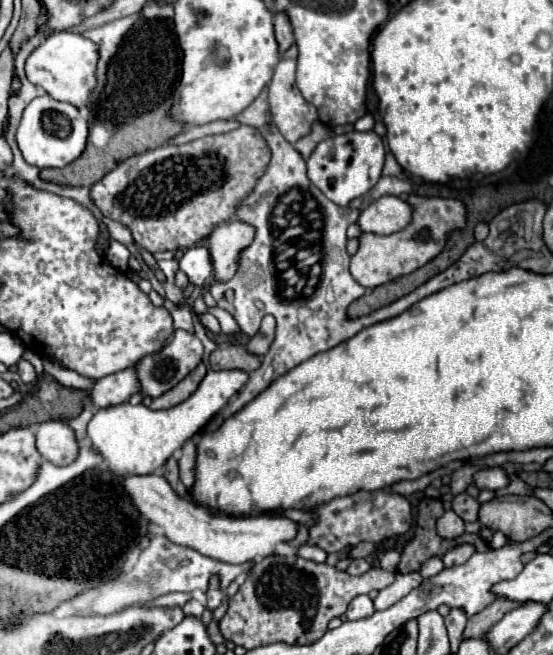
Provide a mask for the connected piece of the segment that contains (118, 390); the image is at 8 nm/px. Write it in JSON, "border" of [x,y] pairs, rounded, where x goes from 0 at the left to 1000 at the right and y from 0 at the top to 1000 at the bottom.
{"border":[[[237,559],[237,562],[226,562],[219,568],[183,577],[165,595],[165,611],[172,620],[193,623],[193,620],[230,614],[251,595],[255,595],[251,577],[244,574],[244,562]]]}

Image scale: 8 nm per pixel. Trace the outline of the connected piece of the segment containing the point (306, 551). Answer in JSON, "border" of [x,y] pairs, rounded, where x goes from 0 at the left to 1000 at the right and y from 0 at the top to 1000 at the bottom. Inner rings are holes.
{"border":[[[548,831],[548,834],[533,837],[533,846],[544,852],[555,852],[555,855],[566,855],[566,858],[588,858],[588,852],[591,852],[591,843],[584,843],[584,837],[577,837],[570,831]]]}

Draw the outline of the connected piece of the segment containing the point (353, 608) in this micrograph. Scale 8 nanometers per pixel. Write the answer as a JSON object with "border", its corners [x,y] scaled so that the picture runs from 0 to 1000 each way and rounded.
{"border":[[[653,907],[653,910],[642,910],[627,928],[627,944],[631,947],[649,947],[649,944],[664,944],[678,934],[678,925],[675,925],[675,916],[664,910],[664,907]]]}

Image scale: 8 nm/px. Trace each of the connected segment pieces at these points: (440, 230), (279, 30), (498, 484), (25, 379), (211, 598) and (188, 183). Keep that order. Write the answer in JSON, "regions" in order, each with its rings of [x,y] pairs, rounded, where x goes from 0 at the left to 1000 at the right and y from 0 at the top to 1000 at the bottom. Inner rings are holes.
{"regions":[[[[743,296],[736,302],[747,318],[750,330],[747,339],[703,360],[685,357],[656,357],[646,388],[635,394],[635,421],[660,440],[682,440],[689,434],[700,434],[707,427],[718,427],[722,421],[736,418],[736,406],[743,400],[772,403],[783,397],[805,376],[805,363],[816,351],[826,345],[841,345],[841,315],[830,305],[819,302],[761,302]]],[[[501,18],[497,21],[497,55],[501,55],[501,64],[505,64],[505,73],[508,79],[515,79],[526,67],[530,67],[530,43],[526,43],[526,34],[519,31],[519,21],[515,18]]],[[[873,715],[859,724],[859,739],[866,748],[902,748],[920,739],[920,730],[913,724],[913,715]]],[[[34,550],[31,562],[34,562],[31,568],[34,568],[34,574],[38,574],[38,583],[42,583],[42,586],[56,586],[60,580],[67,580],[67,571],[63,571],[60,559],[56,559],[49,550]]],[[[382,879],[382,892],[374,901],[374,928],[389,931],[400,922],[403,913],[403,901],[396,898],[396,879]]],[[[436,192],[410,205],[367,208],[324,223],[288,223],[280,229],[266,229],[251,238],[230,241],[168,284],[165,302],[190,330],[226,342],[241,354],[244,369],[266,385],[280,388],[298,382],[342,379],[374,363],[389,345],[425,330],[432,311],[454,296],[454,287],[461,287],[461,275],[468,275],[468,269],[476,269],[476,263],[483,260],[486,244],[490,229],[483,226],[472,202],[454,192]]]]}

